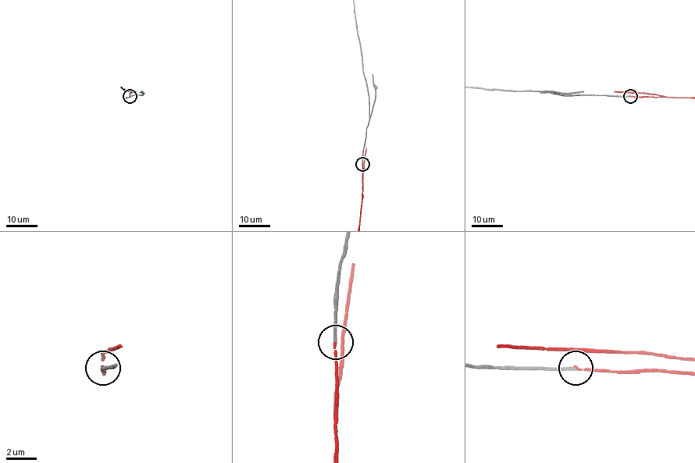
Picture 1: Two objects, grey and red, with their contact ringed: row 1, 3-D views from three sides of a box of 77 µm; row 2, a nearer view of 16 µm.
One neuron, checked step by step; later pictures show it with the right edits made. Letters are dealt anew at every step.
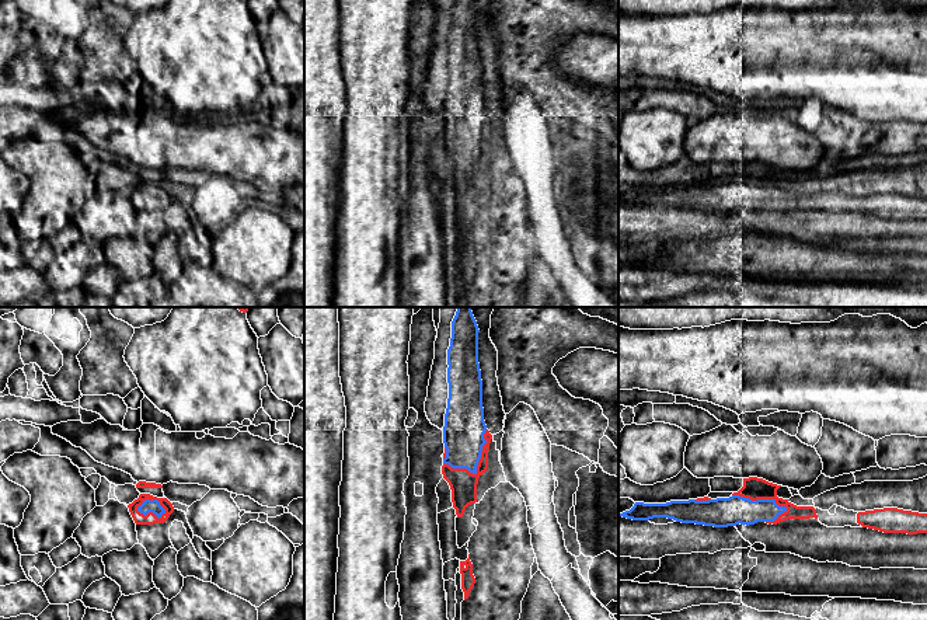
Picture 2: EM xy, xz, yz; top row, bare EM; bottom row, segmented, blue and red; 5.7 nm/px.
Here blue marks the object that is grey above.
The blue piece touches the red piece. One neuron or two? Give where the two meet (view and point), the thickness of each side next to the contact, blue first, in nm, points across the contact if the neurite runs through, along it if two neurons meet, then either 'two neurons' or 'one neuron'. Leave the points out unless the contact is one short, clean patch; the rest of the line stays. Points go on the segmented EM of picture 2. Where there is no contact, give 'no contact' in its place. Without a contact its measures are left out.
contact yz (760, 500); calibres 170 and 130 nm; one neuron

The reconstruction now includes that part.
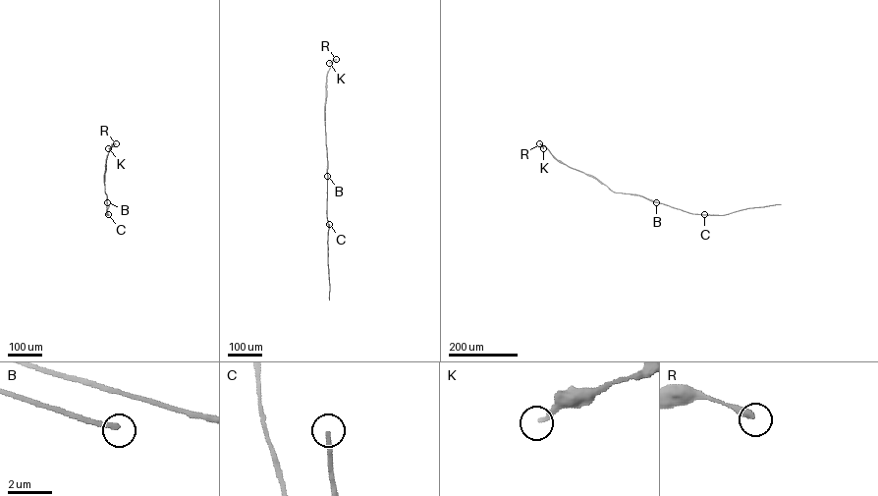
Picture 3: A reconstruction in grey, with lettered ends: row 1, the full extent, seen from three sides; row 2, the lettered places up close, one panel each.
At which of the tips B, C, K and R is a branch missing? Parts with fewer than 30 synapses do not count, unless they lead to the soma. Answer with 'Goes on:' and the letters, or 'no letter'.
Goes on: B

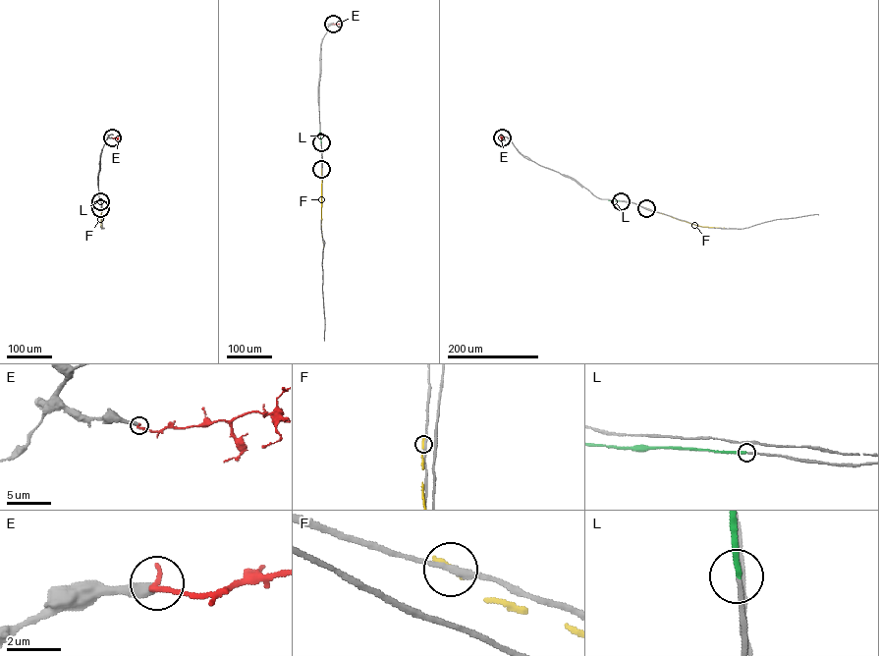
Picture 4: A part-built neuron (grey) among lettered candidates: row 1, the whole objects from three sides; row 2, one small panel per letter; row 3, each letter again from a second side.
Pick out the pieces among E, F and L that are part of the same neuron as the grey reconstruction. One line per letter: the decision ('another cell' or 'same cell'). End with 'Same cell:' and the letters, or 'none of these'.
E: another cell
F: another cell
L: same cell
Same cell: L

